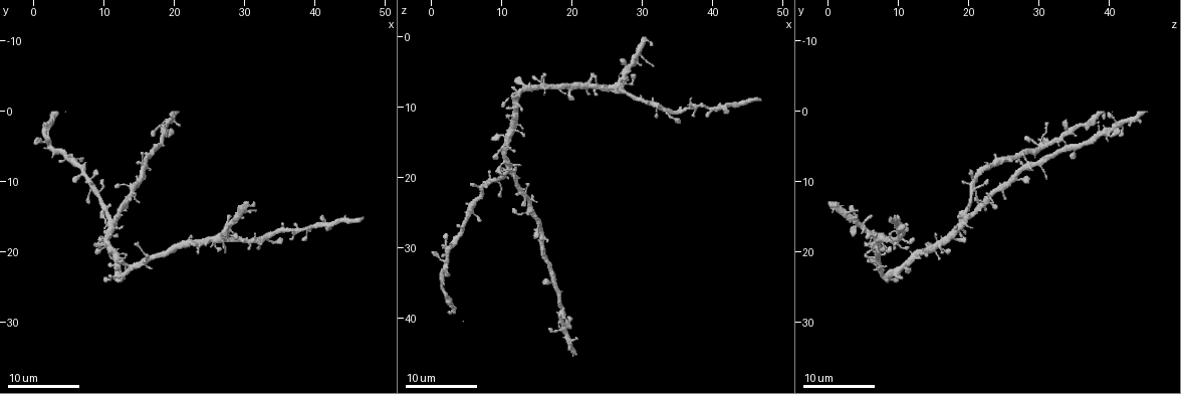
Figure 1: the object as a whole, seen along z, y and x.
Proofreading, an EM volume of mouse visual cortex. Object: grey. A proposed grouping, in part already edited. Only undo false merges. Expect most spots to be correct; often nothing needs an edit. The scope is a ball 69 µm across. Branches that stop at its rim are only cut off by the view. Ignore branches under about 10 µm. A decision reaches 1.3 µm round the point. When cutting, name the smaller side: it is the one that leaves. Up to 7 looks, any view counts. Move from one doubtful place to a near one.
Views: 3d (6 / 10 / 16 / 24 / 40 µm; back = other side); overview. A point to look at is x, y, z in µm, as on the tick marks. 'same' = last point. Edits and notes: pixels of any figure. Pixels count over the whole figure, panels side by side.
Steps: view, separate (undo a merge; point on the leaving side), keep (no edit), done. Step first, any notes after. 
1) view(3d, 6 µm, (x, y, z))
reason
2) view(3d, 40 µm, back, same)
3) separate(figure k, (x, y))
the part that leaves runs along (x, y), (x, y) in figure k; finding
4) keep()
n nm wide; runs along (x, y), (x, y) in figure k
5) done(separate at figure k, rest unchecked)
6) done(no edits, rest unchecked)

view(3d, 16 µm, (40.0, 16.5, 10.0))
three-way junction

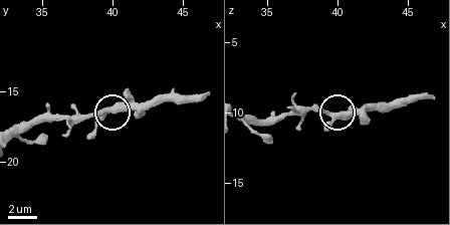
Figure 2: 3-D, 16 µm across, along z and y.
keep()
3 arms; runs along (16, 128), (37, 120), (77, 120), (159, 105) in figure 2; all the same neuron

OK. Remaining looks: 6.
view(3d, 16 µm, (16.0, 7.5, 30.0))
three arms meet

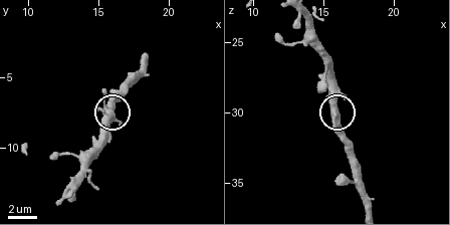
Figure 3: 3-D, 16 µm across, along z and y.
view(3d, 6 µm, same)
zoom in

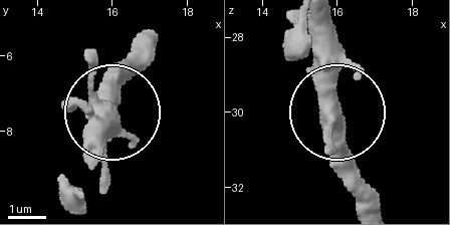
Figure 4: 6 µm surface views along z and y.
keep()
360 nm wide; runs along (83, 162), (132, 50) in figure 4; continuous, no second neuron

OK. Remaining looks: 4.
view(3d, 6 µm, (12.5, 20.5, 12.5))
arms run side by side

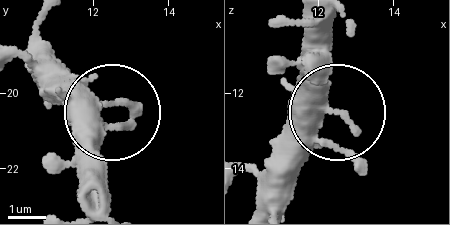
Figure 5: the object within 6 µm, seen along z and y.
view(3d, 6 µm, back, (12.05, 20.50, 12.60))

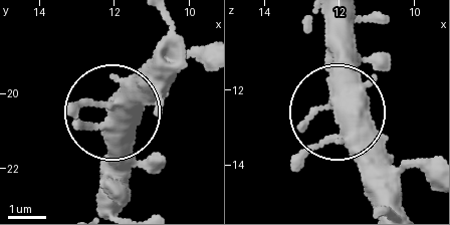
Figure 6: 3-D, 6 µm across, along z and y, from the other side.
keep()
4 arms; continuous, no second neuron

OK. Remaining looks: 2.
done(no edits, rest unchecked)

